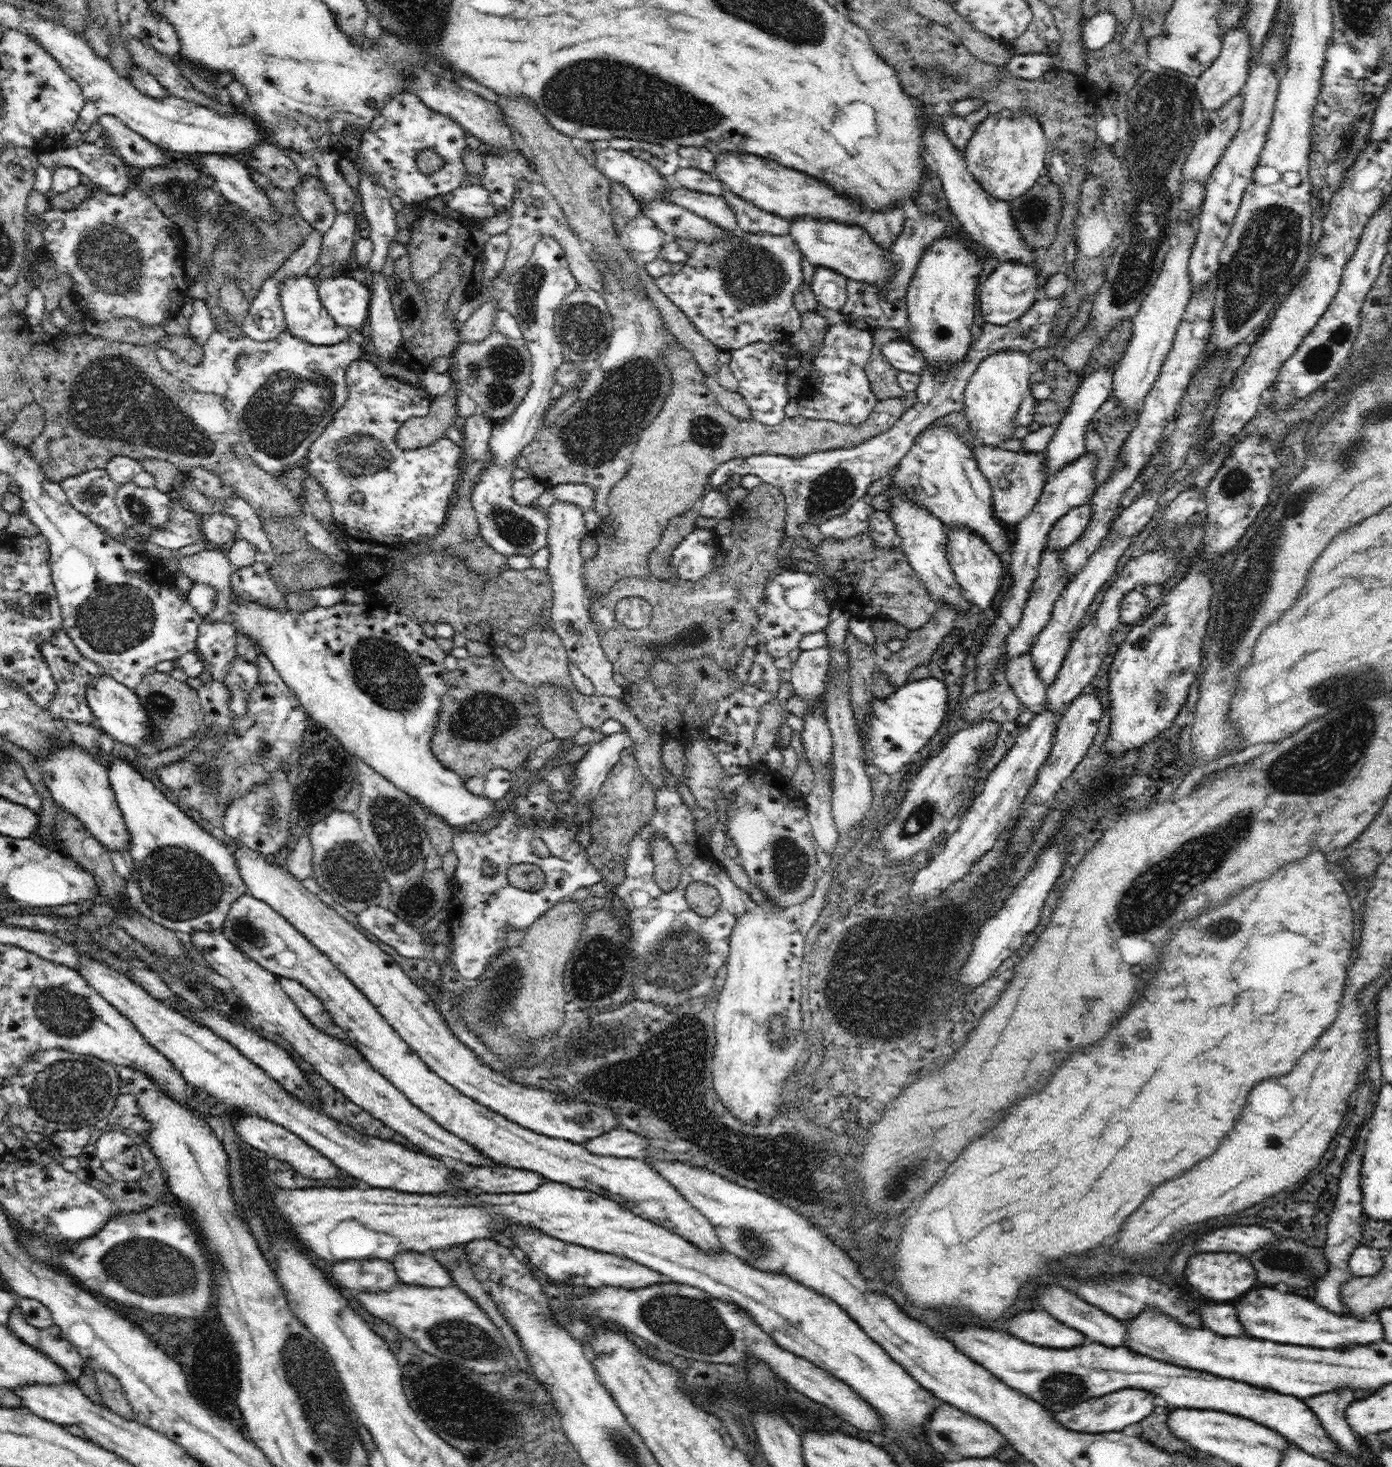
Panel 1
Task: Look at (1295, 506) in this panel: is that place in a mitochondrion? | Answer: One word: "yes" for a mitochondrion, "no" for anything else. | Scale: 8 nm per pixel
yes

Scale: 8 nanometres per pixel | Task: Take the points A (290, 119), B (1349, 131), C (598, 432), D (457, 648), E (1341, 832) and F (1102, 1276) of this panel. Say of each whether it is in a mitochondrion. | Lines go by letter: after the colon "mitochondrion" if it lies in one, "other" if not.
A: mitochondrion
B: mitochondrion
C: mitochondrion
D: other
E: other
F: other

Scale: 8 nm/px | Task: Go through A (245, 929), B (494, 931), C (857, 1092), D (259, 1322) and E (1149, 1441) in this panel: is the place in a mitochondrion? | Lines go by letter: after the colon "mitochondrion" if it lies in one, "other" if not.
A: mitochondrion
B: other
C: other
D: other
E: other

